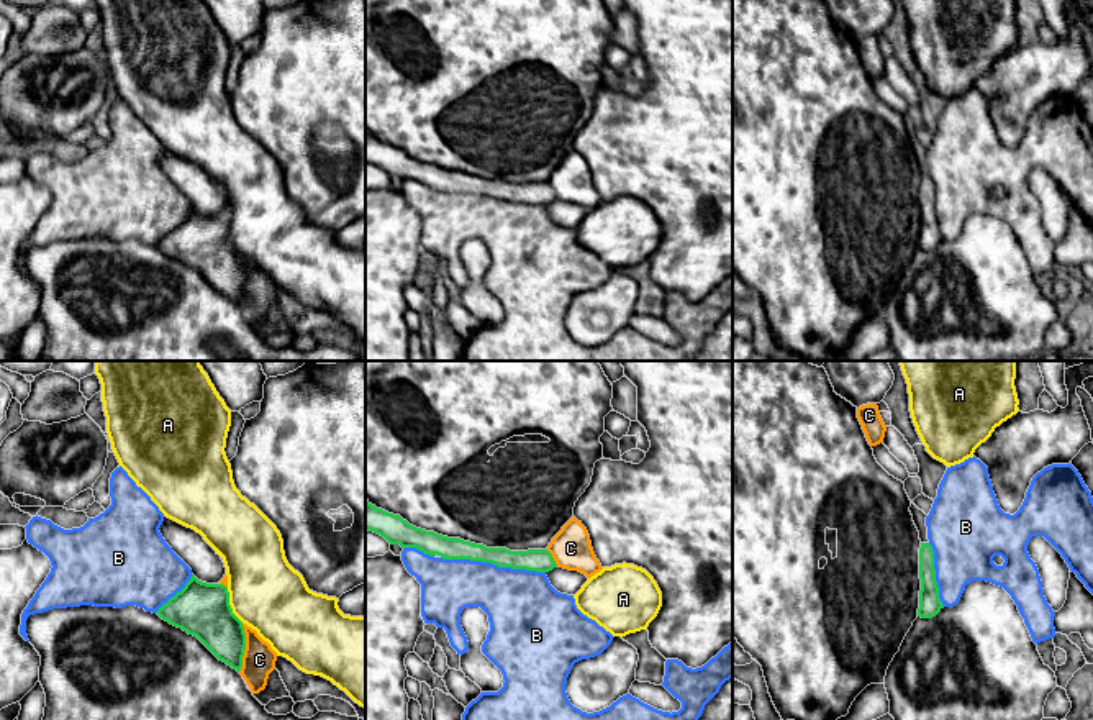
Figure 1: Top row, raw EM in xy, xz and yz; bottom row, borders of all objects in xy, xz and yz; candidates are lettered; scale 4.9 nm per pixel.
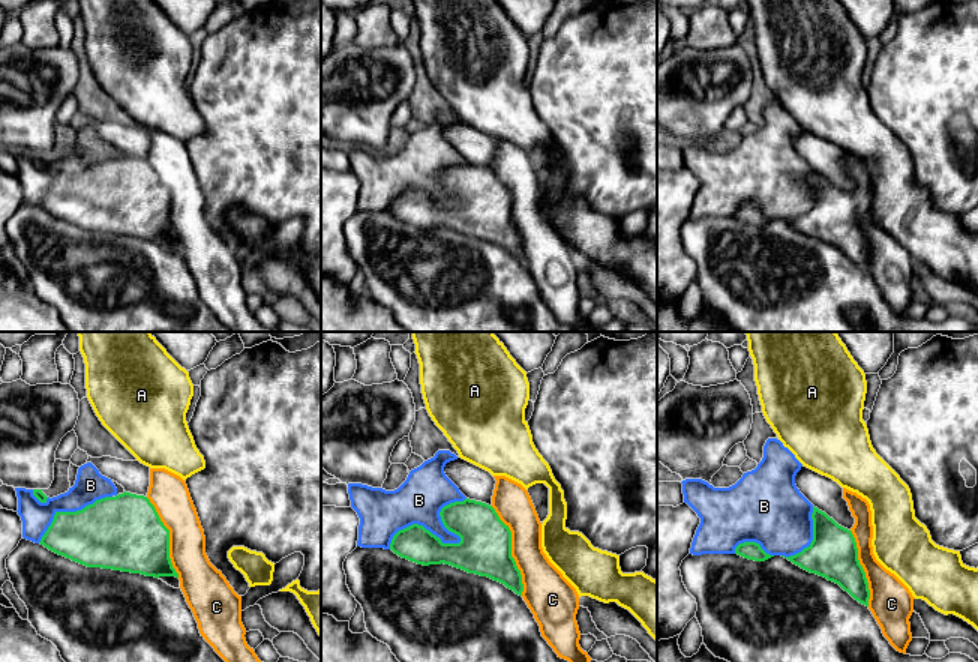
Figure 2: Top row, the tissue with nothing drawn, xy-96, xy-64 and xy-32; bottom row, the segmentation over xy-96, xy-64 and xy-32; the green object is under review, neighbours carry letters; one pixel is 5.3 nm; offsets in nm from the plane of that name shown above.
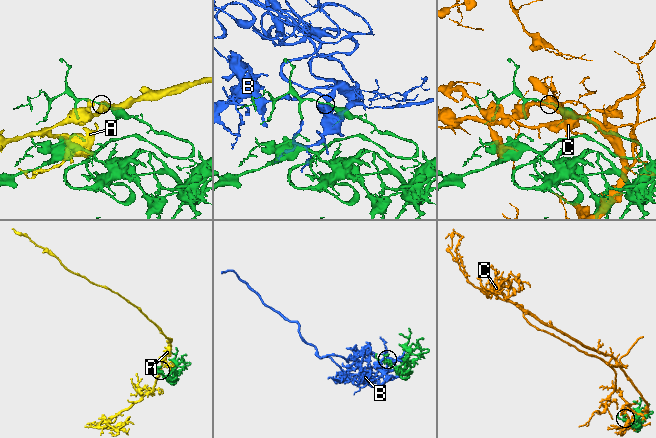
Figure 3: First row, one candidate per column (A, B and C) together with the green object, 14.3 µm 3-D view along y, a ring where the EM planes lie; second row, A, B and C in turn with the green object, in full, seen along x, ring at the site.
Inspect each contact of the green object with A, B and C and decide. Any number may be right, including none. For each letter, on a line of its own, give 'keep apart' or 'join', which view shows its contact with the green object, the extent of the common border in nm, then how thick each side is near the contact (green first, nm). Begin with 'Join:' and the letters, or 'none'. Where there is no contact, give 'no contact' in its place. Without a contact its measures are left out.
Join: B
A: keep apart | xy | 190 nm | 260/360 nm
B: join | xz | 500 nm | 110/340 nm
C: keep apart | xy | 240 nm | 240/160 nm

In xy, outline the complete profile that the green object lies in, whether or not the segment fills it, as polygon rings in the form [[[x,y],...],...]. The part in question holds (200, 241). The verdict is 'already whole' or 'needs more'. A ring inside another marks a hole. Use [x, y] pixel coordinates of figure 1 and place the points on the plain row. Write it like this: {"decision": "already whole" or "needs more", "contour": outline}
{"decision": "already whole", "contour": [[[192,208],[156,246],[197,269],[220,294],[241,303],[246,266],[243,254],[233,246],[226,218],[206,216]]]}

